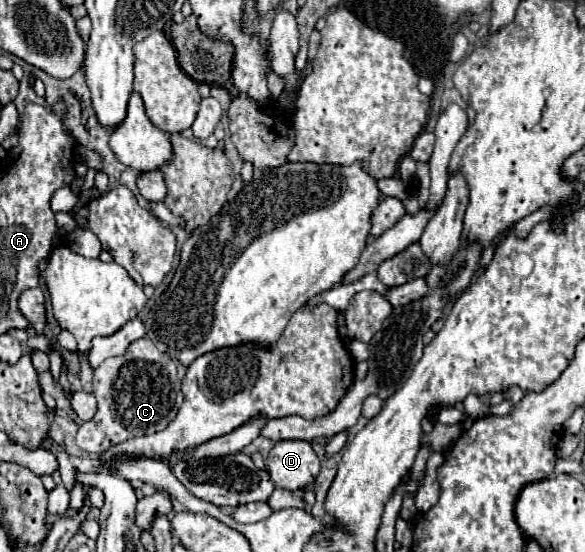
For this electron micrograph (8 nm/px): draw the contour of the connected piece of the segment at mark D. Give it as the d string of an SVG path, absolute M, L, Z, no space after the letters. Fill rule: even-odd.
M277 441L269 453L267 471L275 487L295 491L315 481L319 457L309 441Z

